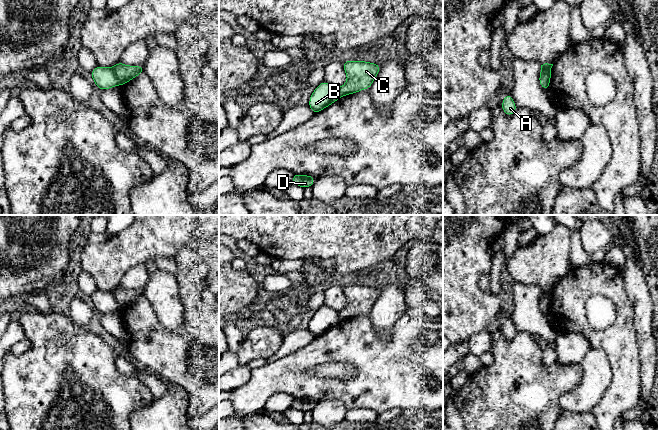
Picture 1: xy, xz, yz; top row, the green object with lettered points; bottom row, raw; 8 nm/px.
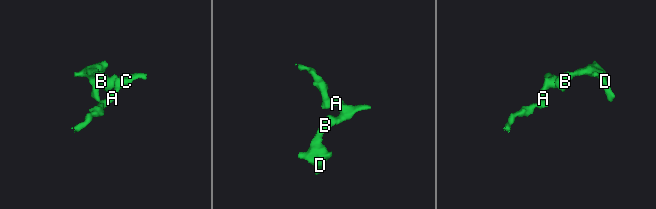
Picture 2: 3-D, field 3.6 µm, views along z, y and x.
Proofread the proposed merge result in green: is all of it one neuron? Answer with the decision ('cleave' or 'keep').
cleave

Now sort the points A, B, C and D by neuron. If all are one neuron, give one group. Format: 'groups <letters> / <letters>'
groups A C / B D

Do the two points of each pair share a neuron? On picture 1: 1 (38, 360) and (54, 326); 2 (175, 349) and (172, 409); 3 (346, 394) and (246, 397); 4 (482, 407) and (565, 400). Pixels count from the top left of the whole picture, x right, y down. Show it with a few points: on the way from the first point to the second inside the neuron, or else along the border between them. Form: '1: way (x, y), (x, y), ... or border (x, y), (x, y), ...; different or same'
1: way (46, 352), (54, 344), (54, 334); same
2: border (172, 383), (177, 384), (186, 393), (188, 402); different
3: way (321, 387), (310, 387), (304, 384), (271, 384); same
4: border (576, 385), (560, 396), (559, 409), (561, 411); different

